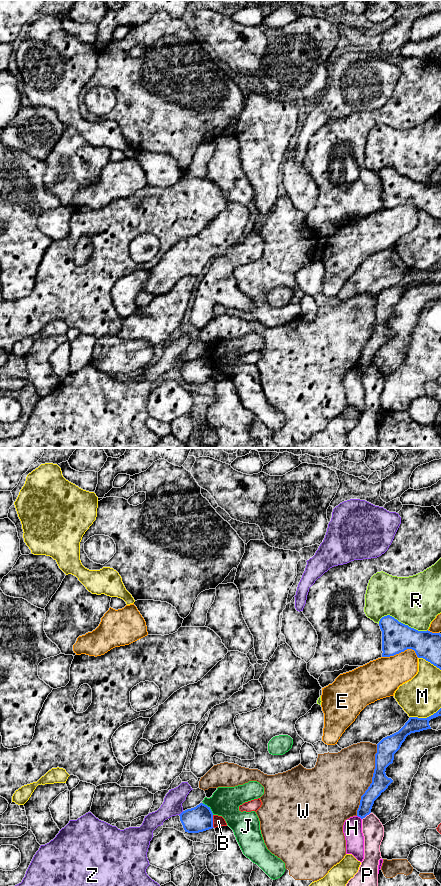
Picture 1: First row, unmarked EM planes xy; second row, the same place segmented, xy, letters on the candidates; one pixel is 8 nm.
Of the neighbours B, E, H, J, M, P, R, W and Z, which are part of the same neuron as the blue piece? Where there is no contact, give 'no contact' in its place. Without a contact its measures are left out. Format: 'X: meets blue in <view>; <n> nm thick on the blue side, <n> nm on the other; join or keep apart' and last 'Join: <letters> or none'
B: meets blue in xy; 200 nm thick on the blue side, 90 nm on the other; keep apart
E: meets blue in xy; 240 nm thick on the blue side, 300 nm on the other; keep apart
H: meets blue in xy; 110 nm thick on the blue side, 160 nm on the other; keep apart
J: meets blue in xy; 200 nm thick on the blue side, 240 nm on the other; keep apart
M: meets blue in xy; 120 nm thick on the blue side, 320 nm on the other; keep apart
P: meets blue in xy; 120 nm thick on the blue side, 180 nm on the other; keep apart
R: meets blue in xy; 240 nm thick on the blue side, 400 nm on the other; keep apart
W: meets blue in xy; 150 nm thick on the blue side, 420 nm on the other; keep apart
Z: meets blue in xy; 200 nm thick on the blue side, 160 nm on the other; keep apart
Join: none

